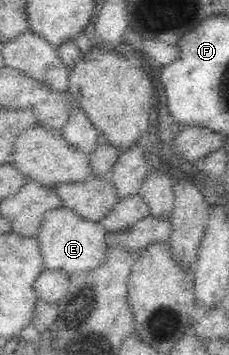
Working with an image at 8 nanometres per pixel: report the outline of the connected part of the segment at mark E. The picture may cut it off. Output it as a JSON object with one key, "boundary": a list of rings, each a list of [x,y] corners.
{"boundary":[[[59,207],[46,211],[33,235],[43,270],[63,270],[67,274],[94,271],[106,261],[103,227]]]}

